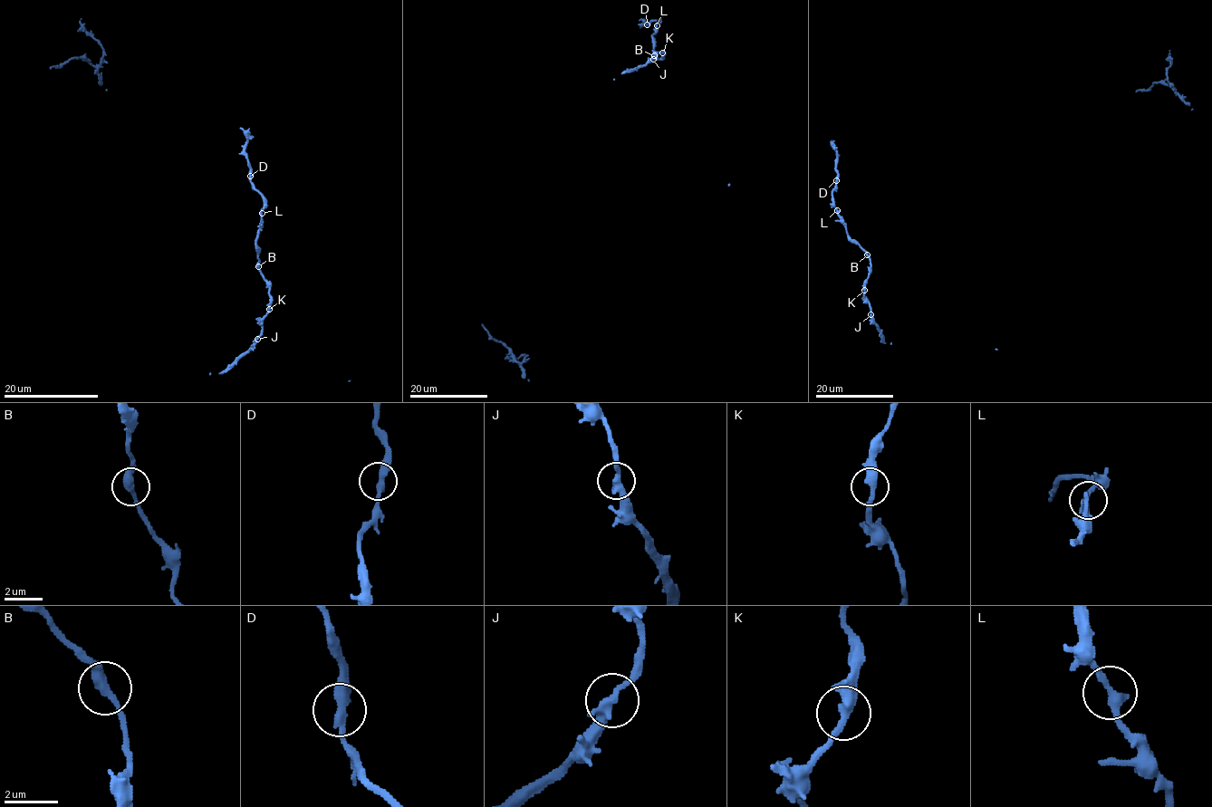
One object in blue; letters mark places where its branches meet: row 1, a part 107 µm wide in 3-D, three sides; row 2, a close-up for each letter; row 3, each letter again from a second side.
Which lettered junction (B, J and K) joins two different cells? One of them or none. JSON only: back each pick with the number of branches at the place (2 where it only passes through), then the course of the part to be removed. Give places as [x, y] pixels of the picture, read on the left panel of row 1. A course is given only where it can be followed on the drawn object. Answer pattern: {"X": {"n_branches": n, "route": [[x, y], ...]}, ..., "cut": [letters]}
{"cut": []}

